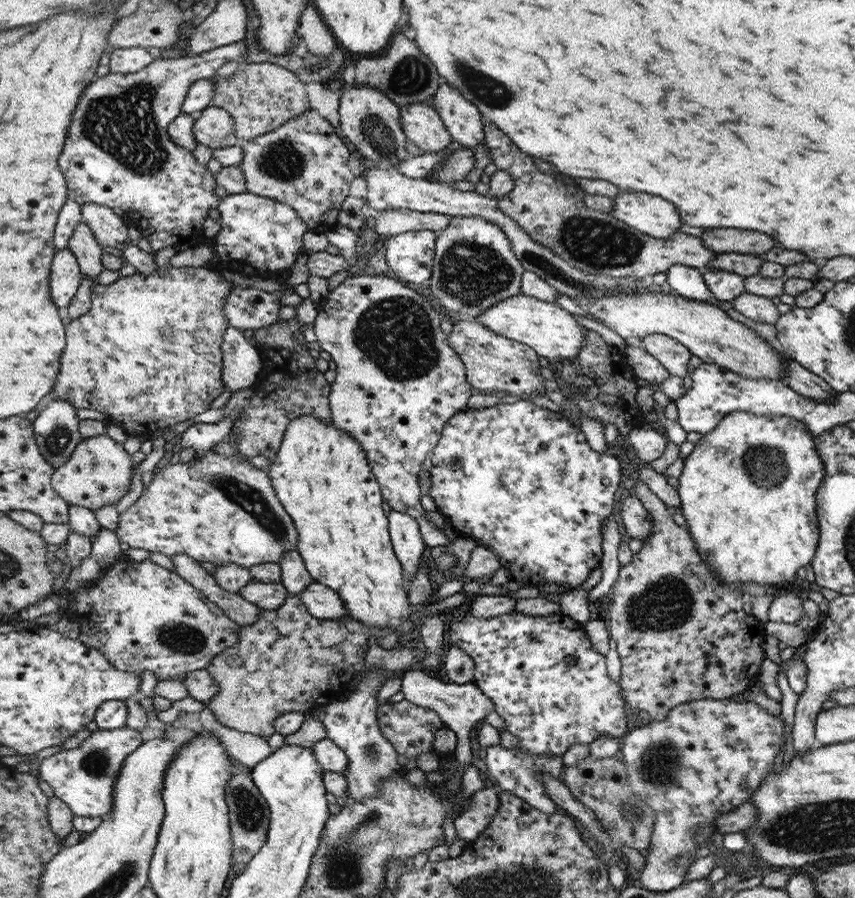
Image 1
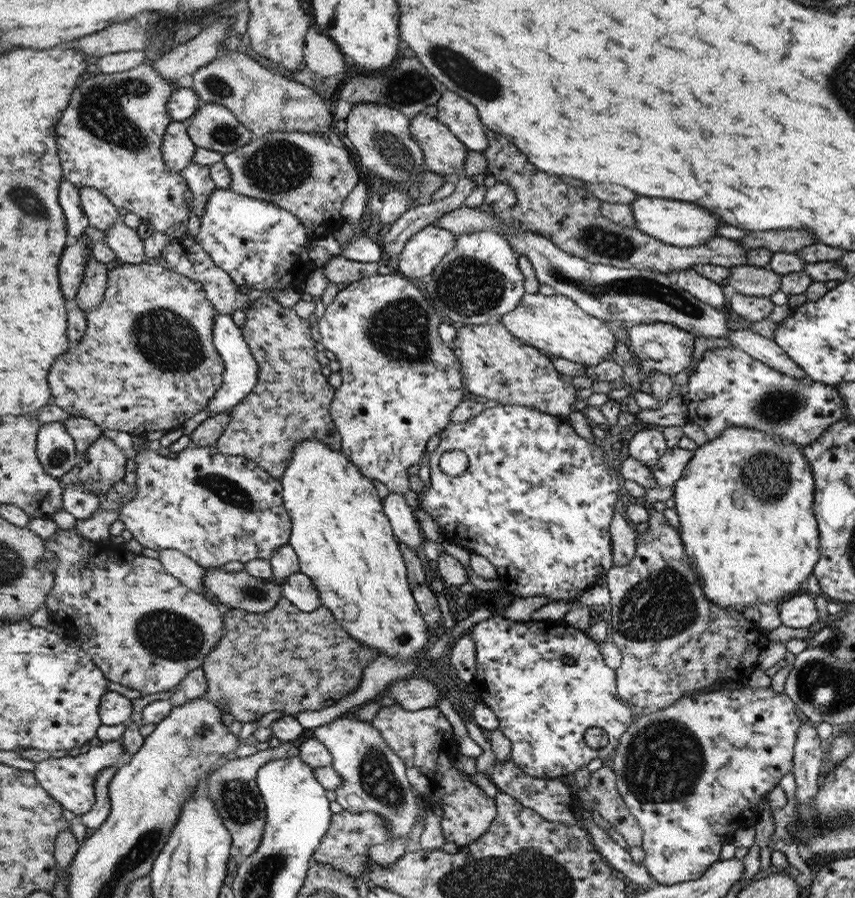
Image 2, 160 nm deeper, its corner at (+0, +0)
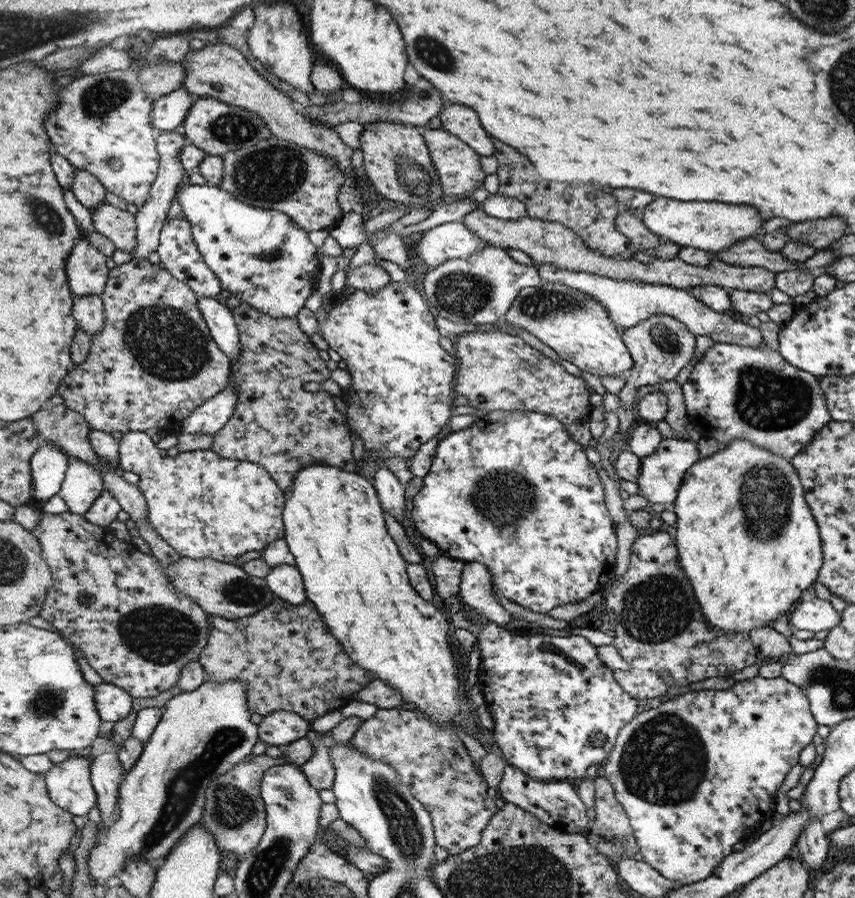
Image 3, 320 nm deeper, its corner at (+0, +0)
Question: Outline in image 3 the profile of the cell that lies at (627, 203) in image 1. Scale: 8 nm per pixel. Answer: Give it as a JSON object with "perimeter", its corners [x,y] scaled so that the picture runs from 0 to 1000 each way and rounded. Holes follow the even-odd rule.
{"perimeter":[[[766,219],[752,232],[752,248],[767,263],[798,275],[808,274],[827,282],[851,278],[864,267],[884,265],[887,256],[894,252],[895,243],[880,229],[868,227],[844,227],[844,225],[798,225]]]}

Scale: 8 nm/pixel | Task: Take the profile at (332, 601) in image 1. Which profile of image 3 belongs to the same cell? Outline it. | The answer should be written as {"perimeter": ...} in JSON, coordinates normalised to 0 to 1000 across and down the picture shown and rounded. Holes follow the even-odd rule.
{"perimeter":[[[326,628],[317,631],[310,641],[311,648],[323,666],[338,668],[339,673],[352,675],[360,667],[356,643],[345,629]]]}

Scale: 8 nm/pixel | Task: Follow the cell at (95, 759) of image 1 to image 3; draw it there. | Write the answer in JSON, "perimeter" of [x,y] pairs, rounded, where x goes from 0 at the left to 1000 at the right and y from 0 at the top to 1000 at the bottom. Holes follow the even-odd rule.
{"perimeter":[[[95,839],[51,860],[57,886],[63,895],[87,905],[87,909],[99,911],[106,900],[113,898],[113,881],[104,865],[109,844],[103,845]]]}

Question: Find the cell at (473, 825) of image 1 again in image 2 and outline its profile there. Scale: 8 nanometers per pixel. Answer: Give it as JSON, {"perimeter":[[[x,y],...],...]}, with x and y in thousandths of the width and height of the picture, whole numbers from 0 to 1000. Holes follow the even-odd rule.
{"perimeter":[[[461,783],[446,787],[433,805],[446,815],[455,832],[474,847],[483,882],[492,886],[502,900],[518,900],[516,923],[522,938],[531,938],[540,944],[563,934],[572,924],[573,916],[581,911],[581,893],[578,893],[579,889],[568,886],[545,862],[529,855],[526,840],[531,833],[531,820],[526,803],[522,802],[516,790],[510,786],[480,792]]]}

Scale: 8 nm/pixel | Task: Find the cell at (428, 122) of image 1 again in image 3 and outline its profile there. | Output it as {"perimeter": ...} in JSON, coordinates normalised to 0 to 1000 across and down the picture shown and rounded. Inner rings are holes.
{"perimeter":[[[498,140],[495,150],[501,160],[502,170],[505,175],[506,183],[515,196],[517,209],[523,222],[539,222],[554,214],[559,207],[564,207],[568,194],[564,194],[567,189],[563,183],[563,174],[550,165],[539,154],[531,151],[530,148],[519,145],[517,141],[508,144]]]}

